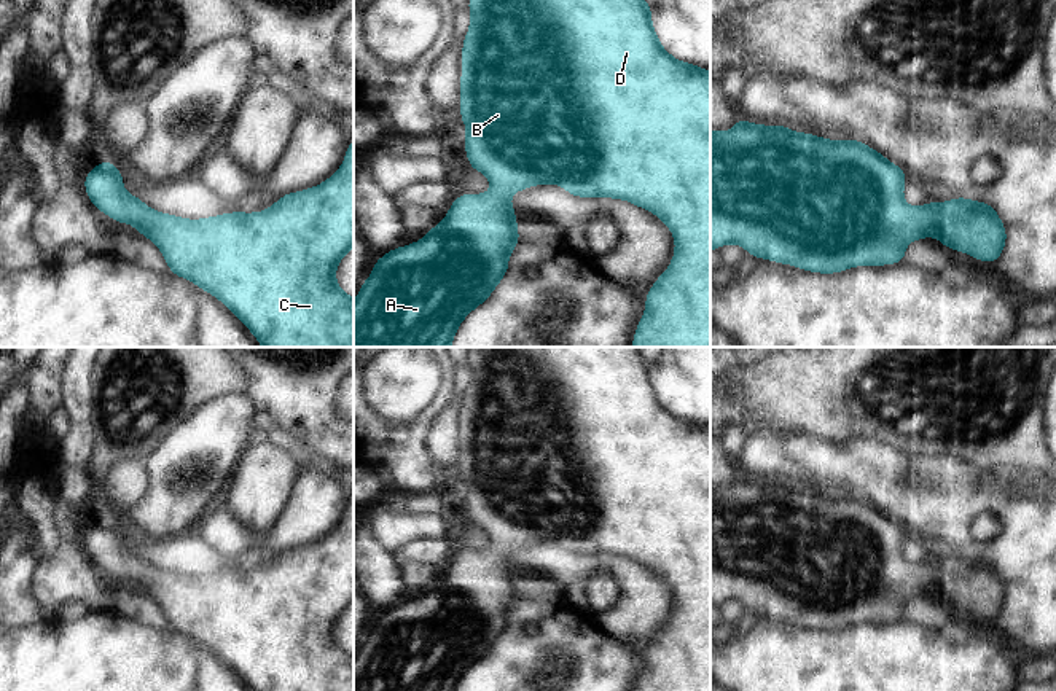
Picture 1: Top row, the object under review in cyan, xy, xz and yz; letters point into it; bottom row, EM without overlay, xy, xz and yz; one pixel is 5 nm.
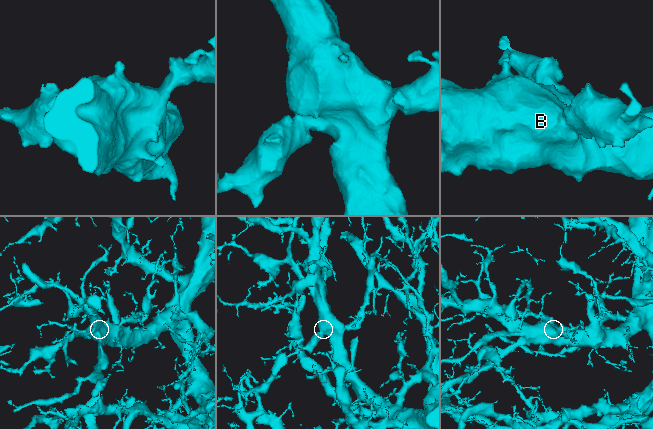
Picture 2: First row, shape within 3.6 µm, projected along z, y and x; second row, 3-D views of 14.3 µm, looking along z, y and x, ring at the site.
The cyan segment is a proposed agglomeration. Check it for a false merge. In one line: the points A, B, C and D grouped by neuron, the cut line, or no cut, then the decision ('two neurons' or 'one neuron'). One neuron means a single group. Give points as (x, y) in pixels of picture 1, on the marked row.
A B C D | no cut | one neuron

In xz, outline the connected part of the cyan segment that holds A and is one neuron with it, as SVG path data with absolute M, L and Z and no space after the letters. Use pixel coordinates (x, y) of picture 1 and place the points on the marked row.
M470 0L470 29L463 38L463 49L462 49L462 73L460 73L460 118L462 123L467 126L465 135L465 151L468 158L468 164L471 169L484 174L492 189L483 194L459 194L452 205L449 207L444 220L433 226L425 237L419 242L413 242L406 247L397 247L387 252L373 264L373 274L365 280L365 283L358 290L358 296L354 301L354 347L451 347L454 336L462 323L462 320L475 310L479 304L483 304L500 283L500 280L508 272L508 260L514 245L521 240L516 224L516 213L510 202L510 197L514 191L532 188L534 185L562 185L564 189L578 197L613 197L623 199L628 202L636 204L640 209L645 209L655 213L663 223L666 223L675 239L675 250L672 256L672 263L669 267L656 279L651 285L648 295L643 298L647 309L636 328L634 341L631 347L710 347L710 72L701 68L694 64L682 62L672 57L663 46L661 40L655 33L655 27L651 24L651 6L645 0Z

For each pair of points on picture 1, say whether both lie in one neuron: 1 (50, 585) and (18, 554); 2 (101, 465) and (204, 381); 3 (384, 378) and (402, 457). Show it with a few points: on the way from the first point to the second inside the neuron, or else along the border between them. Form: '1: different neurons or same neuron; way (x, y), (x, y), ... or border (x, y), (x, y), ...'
1: different neurons; border (40, 561), (34, 594), (50, 607)
2: same neuron; way (129, 440), (139, 411), (156, 394), (172, 389)
3: different neurons; border (370, 403), (392, 421)

